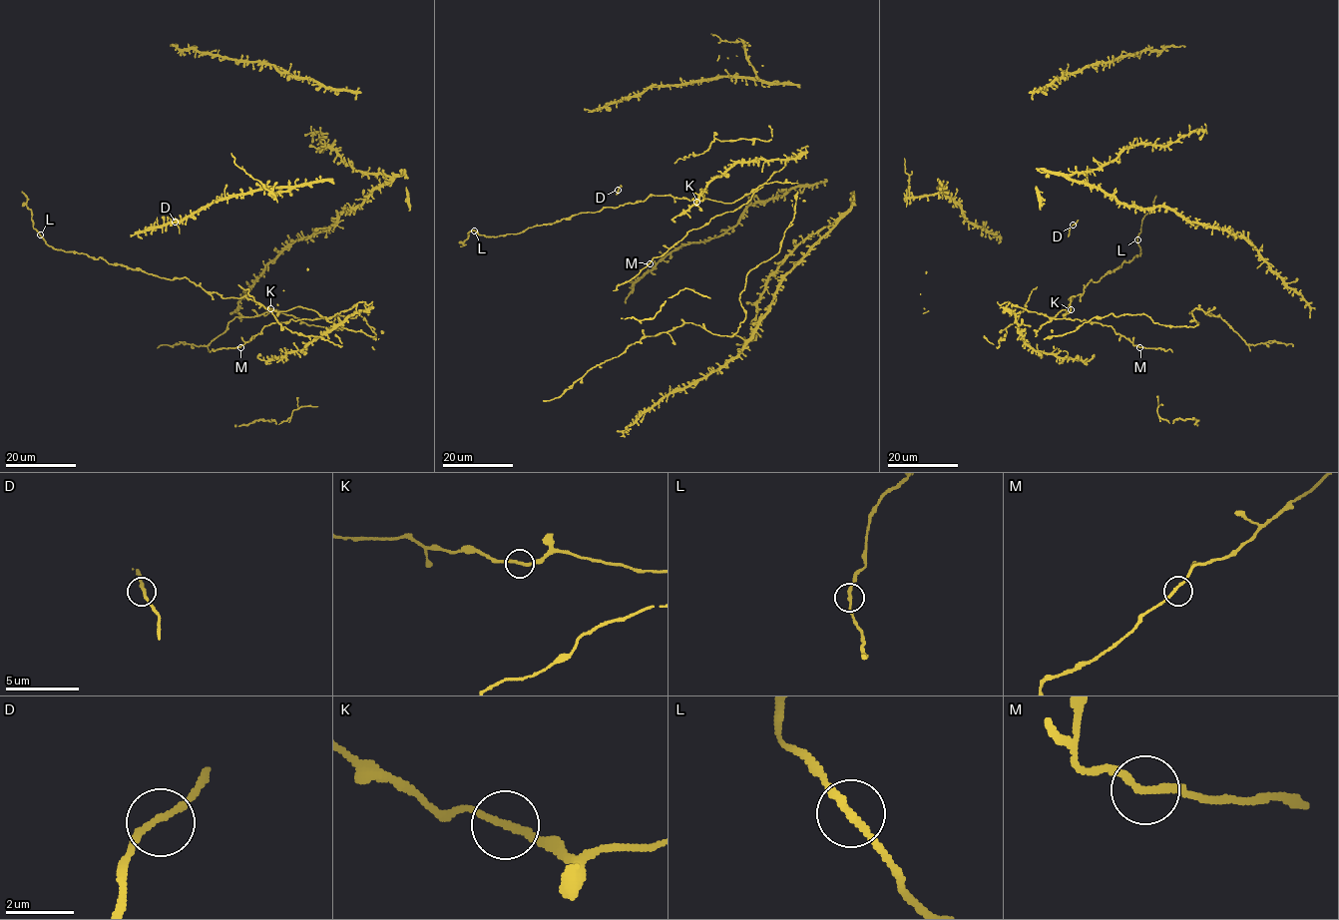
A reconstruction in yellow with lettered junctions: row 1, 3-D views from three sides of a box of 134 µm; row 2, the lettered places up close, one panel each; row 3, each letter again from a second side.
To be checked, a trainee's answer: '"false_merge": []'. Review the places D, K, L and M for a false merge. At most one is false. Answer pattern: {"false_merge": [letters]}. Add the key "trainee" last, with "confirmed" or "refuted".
{"false_merge": [], "trainee": "confirmed"}

